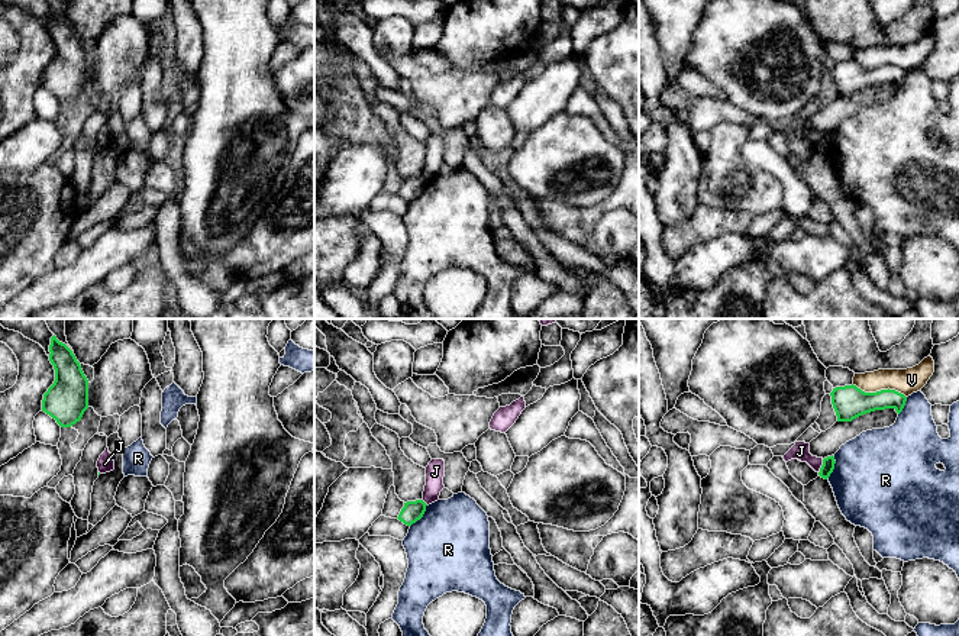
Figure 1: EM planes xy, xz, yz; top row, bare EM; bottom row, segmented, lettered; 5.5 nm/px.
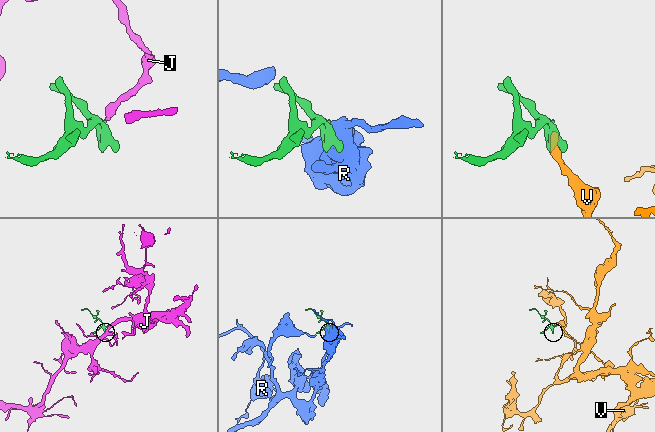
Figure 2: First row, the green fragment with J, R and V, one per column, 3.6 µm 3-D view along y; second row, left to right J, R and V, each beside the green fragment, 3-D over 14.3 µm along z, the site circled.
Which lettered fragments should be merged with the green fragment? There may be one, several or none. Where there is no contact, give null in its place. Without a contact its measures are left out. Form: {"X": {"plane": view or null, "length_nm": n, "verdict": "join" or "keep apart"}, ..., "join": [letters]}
{"J": {"plane": "yz", "length_nm": 80, "verdict": "keep apart"}, "R": {"plane": "xz", "length_nm": 160, "verdict": "keep apart"}, "V": {"plane": "yz", "length_nm": 320, "verdict": "keep apart"}, "join": []}

